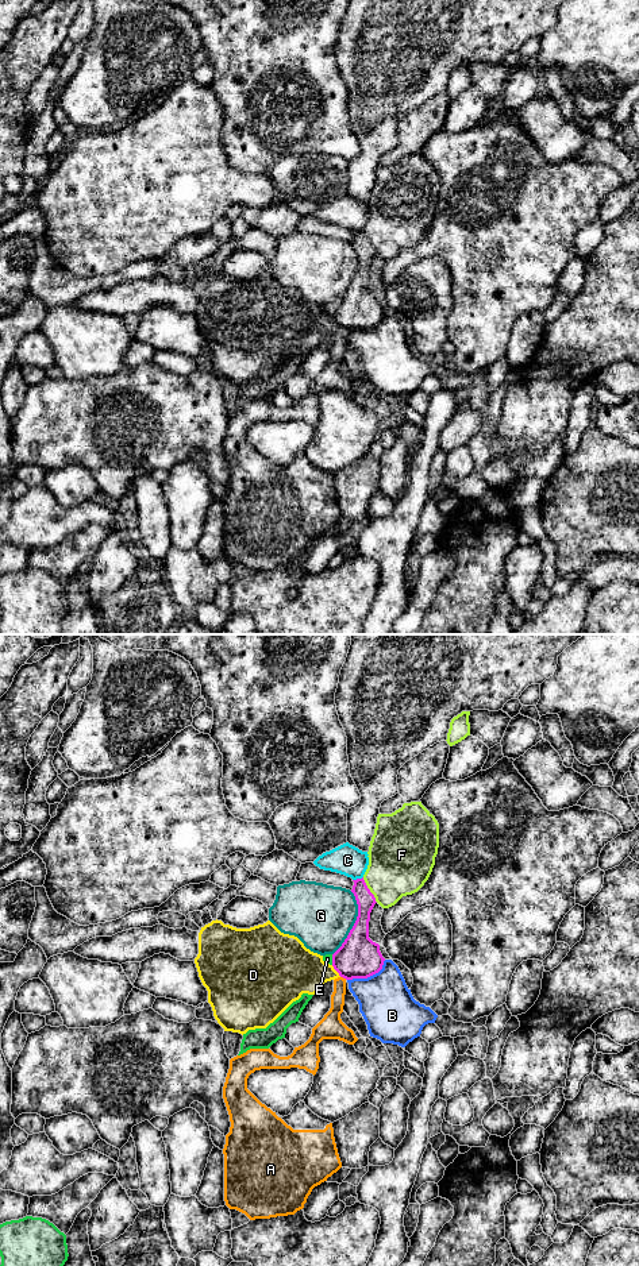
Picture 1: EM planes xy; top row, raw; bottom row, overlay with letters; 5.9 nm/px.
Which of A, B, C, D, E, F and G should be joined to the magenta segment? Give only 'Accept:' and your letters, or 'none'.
Accept: none

